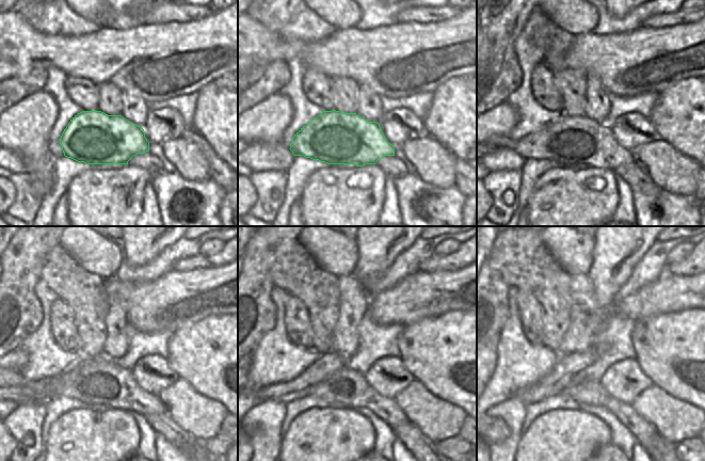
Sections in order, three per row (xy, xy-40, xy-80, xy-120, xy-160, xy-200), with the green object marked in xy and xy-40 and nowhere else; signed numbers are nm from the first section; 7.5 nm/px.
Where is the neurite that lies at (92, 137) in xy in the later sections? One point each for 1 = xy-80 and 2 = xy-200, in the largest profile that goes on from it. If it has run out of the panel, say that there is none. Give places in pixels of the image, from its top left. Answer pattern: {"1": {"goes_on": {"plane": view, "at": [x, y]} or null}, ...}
{"1": {"goes_on": {"plane": "xy-80", "at": [567, 140]}}, "2": {"goes_on": {"plane": "xy-200", "at": [590, 392]}}}

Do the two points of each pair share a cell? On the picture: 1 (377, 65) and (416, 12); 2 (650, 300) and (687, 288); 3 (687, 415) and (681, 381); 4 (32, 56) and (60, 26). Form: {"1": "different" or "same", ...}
{"1": "different", "2": "same", "3": "different", "4": "different"}

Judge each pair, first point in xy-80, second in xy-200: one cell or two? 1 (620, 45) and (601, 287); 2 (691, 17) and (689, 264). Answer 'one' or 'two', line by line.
1: two
2: one

